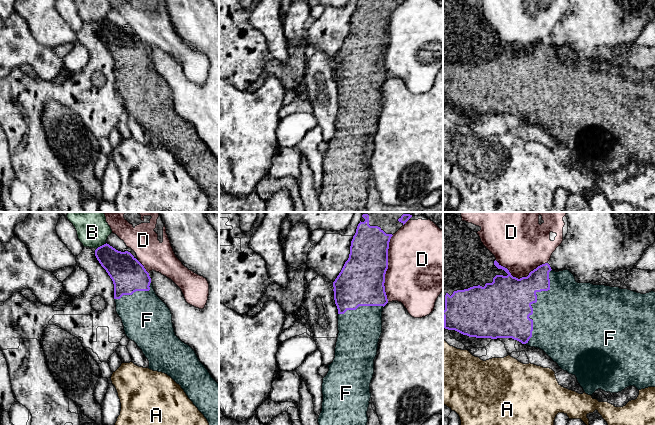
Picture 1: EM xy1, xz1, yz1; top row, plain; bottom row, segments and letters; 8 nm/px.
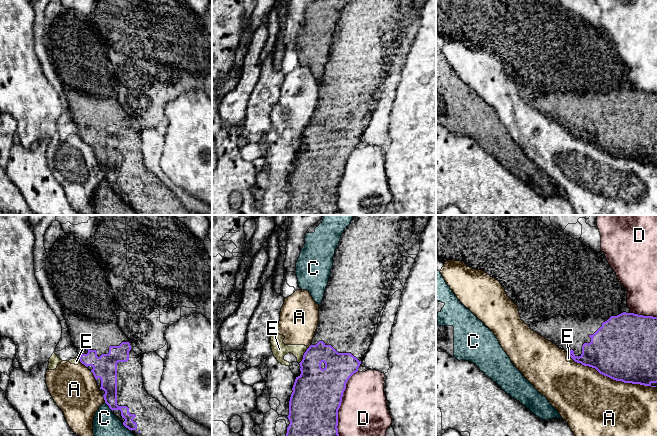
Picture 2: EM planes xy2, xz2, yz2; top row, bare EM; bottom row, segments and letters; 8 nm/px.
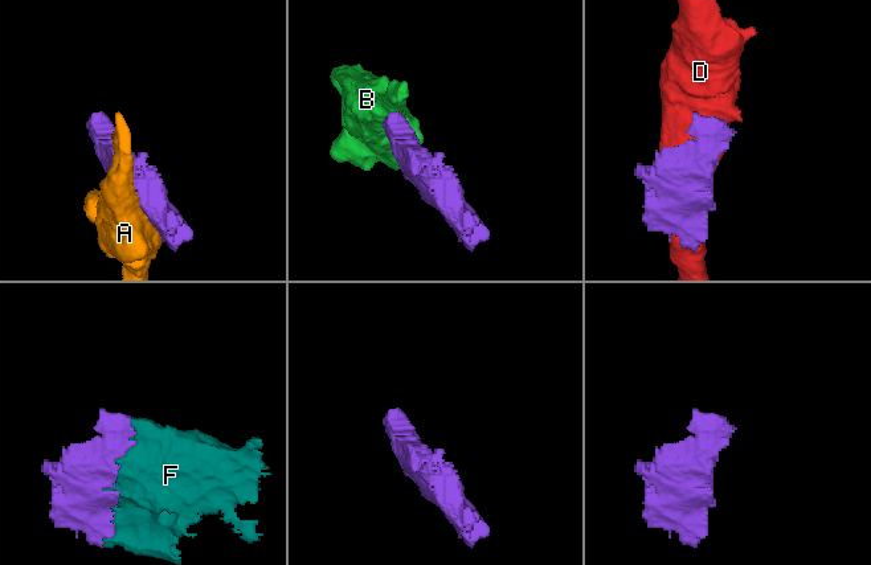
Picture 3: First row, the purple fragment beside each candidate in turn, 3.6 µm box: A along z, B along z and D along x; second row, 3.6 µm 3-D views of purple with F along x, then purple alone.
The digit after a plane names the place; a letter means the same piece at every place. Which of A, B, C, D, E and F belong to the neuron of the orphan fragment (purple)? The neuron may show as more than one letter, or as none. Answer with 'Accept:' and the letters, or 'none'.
Accept: F

